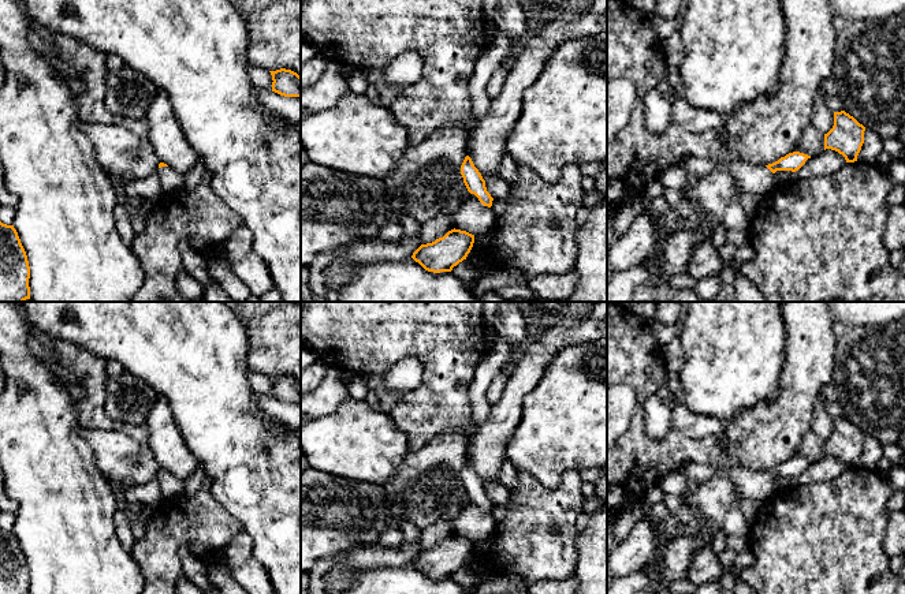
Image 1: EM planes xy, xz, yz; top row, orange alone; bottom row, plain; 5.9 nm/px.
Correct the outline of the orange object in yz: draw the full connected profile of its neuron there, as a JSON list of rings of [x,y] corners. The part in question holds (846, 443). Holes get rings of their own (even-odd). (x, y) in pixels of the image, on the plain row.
[[[845,416],[834,418],[834,432],[824,440],[824,456],[835,456],[846,468],[854,468],[864,449],[864,437],[865,433]]]

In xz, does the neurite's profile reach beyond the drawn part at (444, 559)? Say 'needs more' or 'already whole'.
already whole

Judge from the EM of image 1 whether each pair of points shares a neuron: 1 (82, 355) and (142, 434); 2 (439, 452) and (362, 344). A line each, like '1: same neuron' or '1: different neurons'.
1: same neuron
2: different neurons

